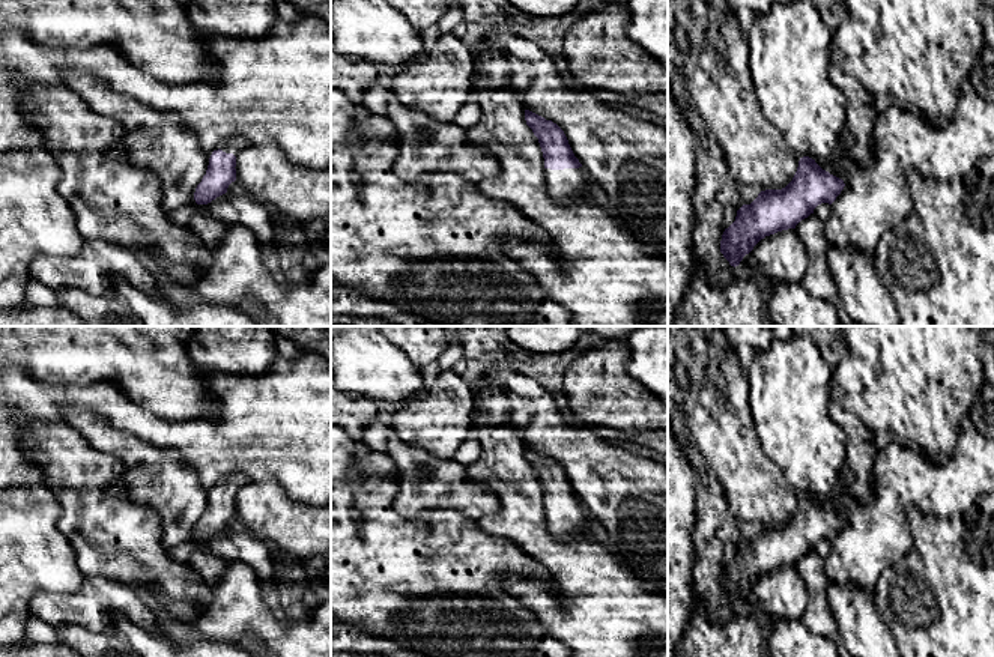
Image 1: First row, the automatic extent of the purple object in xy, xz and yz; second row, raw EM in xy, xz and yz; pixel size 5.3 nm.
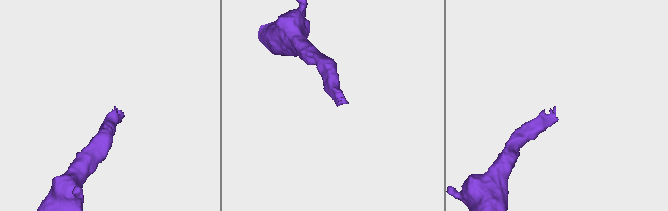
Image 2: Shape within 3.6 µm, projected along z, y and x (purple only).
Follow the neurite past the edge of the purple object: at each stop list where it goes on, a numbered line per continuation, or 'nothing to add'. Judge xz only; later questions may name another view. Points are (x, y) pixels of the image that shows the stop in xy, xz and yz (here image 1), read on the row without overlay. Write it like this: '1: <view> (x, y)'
1: xz (564, 522)

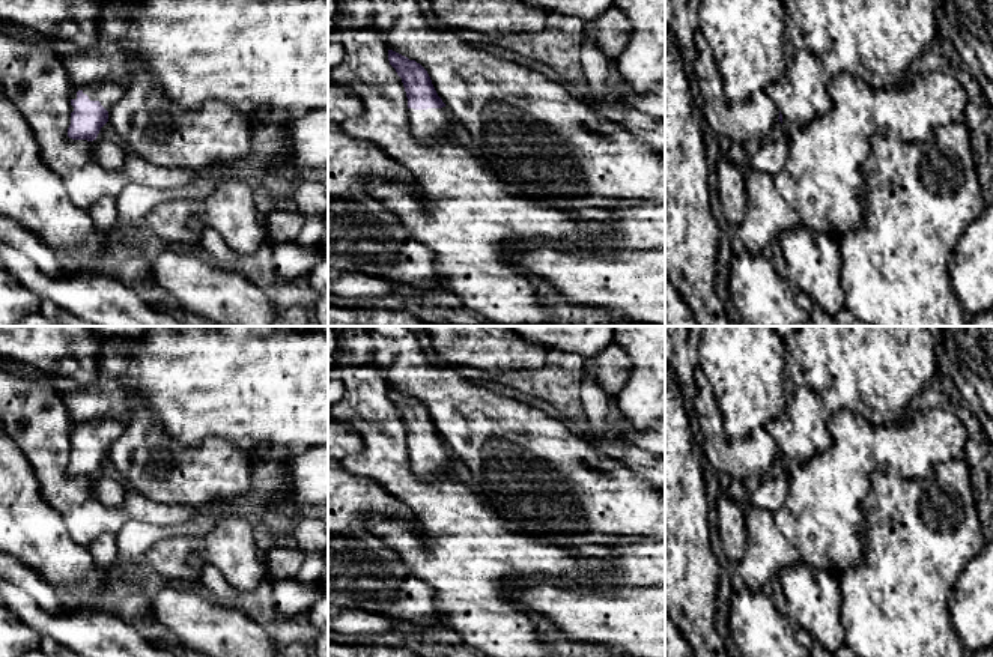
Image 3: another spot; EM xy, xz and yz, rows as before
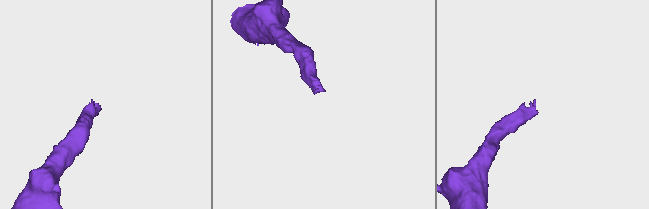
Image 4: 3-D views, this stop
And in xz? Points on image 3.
1: xz (428, 462)

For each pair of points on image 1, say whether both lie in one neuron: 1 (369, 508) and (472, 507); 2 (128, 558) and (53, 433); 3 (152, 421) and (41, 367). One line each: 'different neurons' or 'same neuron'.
1: different neurons
2: same neuron
3: different neurons

